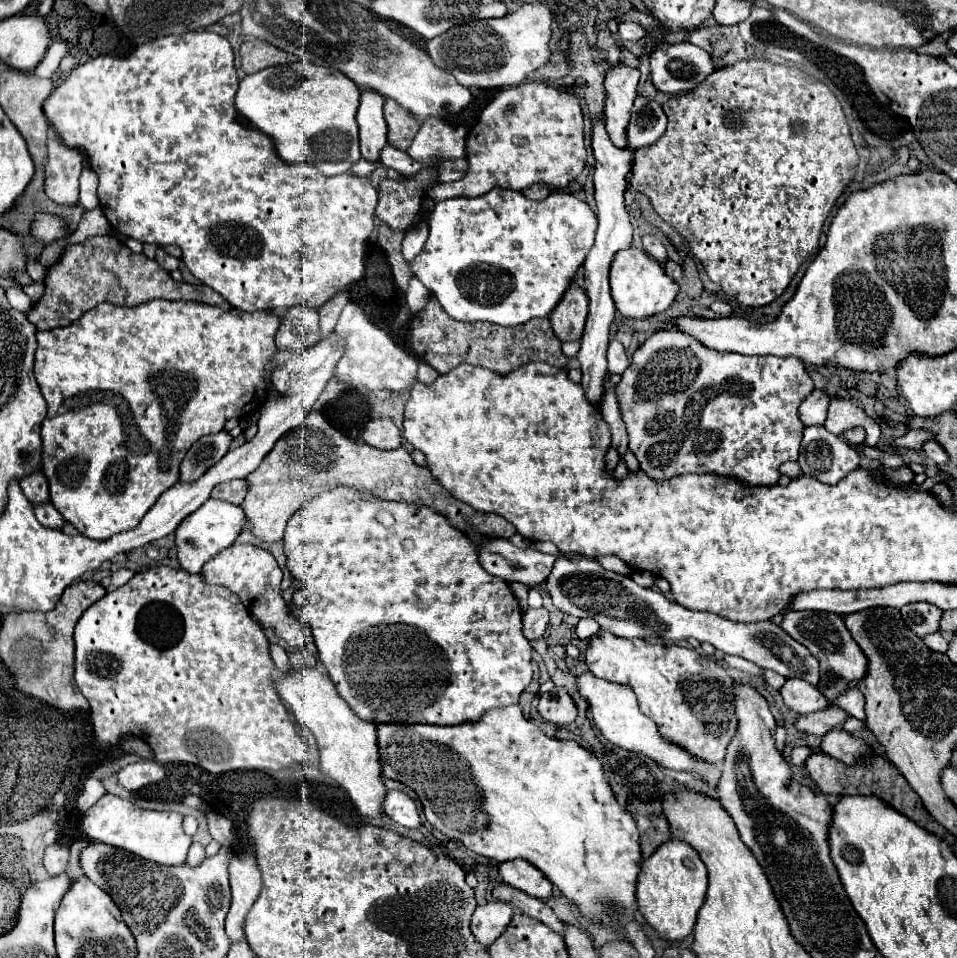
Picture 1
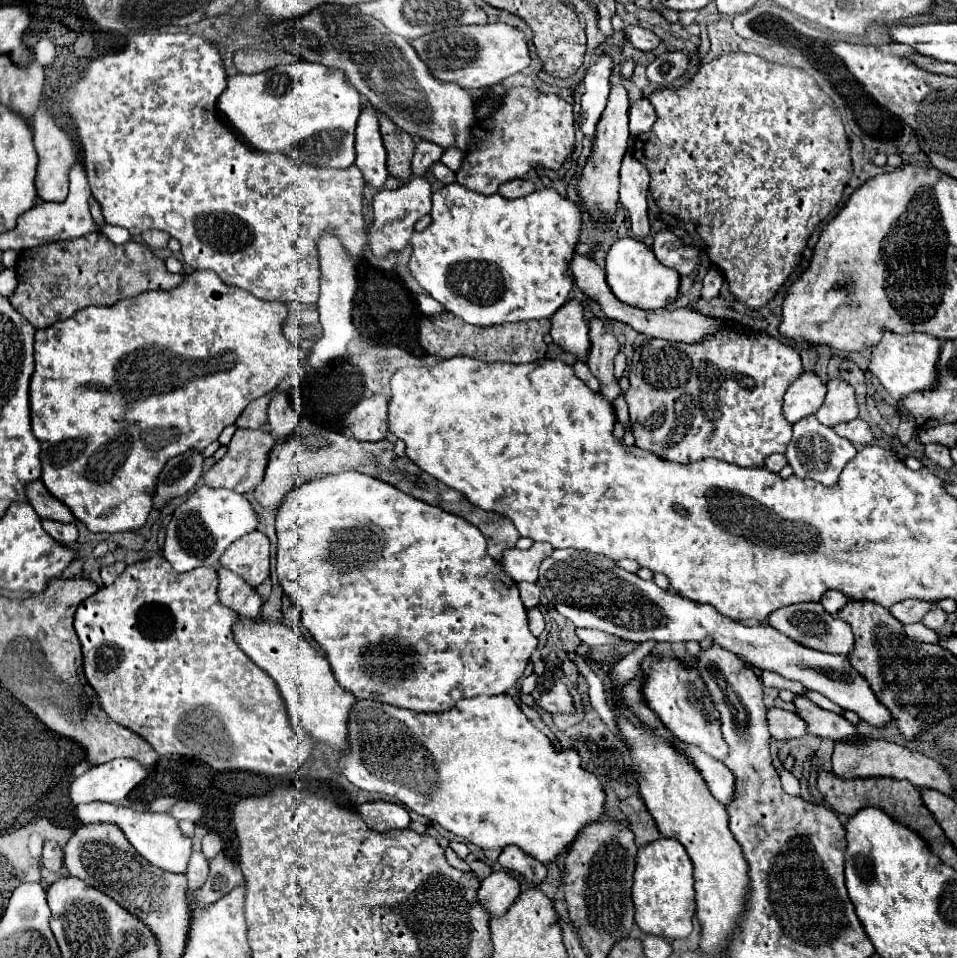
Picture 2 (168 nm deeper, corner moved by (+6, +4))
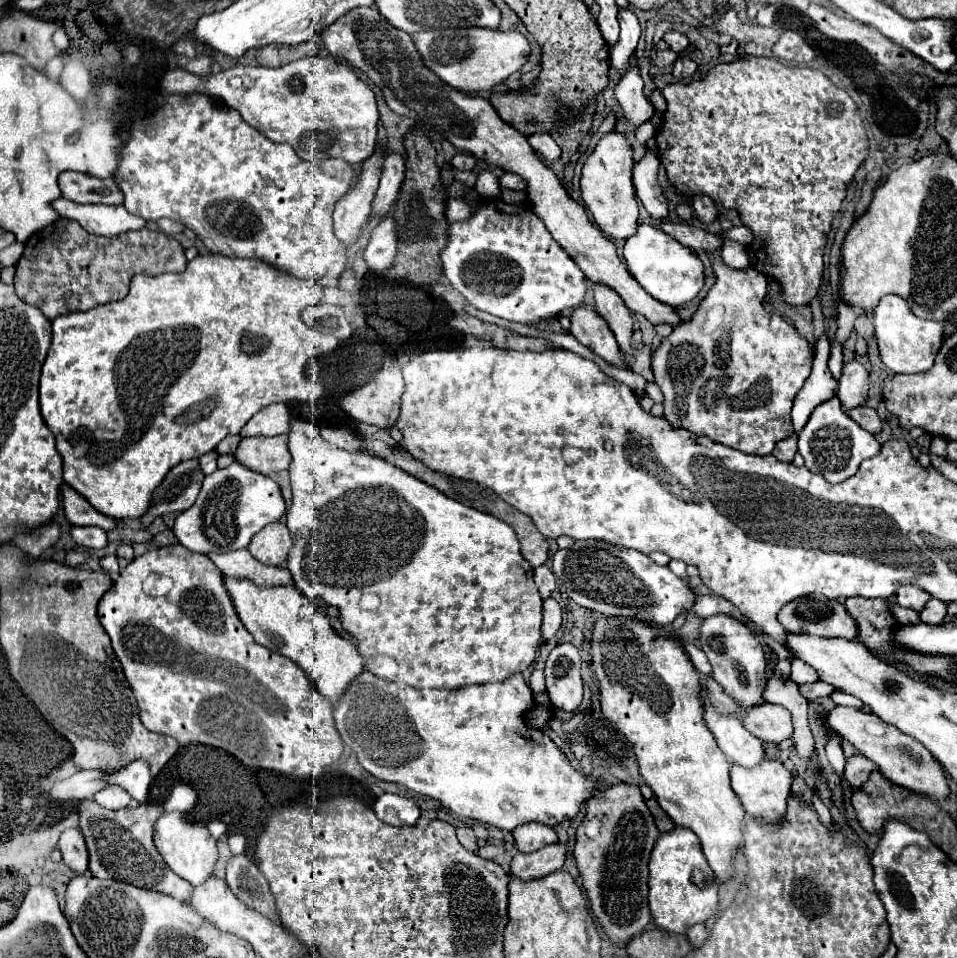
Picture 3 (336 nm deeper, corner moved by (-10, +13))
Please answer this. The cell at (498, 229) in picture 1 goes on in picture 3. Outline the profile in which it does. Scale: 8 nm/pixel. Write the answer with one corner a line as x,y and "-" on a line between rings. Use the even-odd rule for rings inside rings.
476,191
466,193
464,197
476,203
476,211
468,221
450,225
448,245
442,251
440,259
444,263
444,275
454,285
454,289
458,289
466,297
470,305
506,321
538,325
560,315
562,311
576,309
582,303
586,293
584,273
552,239
546,225
540,221
538,215
534,215
530,203
508,205
504,201
480,199

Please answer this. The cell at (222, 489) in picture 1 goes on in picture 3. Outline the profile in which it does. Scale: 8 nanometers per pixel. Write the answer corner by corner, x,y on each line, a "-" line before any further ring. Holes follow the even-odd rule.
246,437
240,441
236,459
252,467
262,475
270,475
274,471
284,471
290,465
290,451
288,451
288,437

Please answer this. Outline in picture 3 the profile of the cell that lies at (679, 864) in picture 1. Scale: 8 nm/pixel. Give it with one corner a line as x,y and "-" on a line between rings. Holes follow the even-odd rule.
684,827
662,833
650,855
648,879
650,913
656,927
670,933
686,933
696,923
706,923
718,909
718,879
702,853
698,837

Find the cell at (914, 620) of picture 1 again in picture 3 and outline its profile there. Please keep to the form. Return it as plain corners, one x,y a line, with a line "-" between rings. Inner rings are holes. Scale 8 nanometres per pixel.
902,585
900,591
896,591
896,601
902,605
902,607
910,607
910,609
916,609
920,611
926,601
930,599
930,595
914,585

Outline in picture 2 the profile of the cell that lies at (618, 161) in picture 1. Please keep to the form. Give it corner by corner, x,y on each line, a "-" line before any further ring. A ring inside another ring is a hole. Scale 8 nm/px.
608,56
598,58
598,62
586,72
584,86
586,92
582,96
582,110
580,110
580,132
592,142
596,134
596,124
606,108
608,92
610,92
610,74
612,74
612,60

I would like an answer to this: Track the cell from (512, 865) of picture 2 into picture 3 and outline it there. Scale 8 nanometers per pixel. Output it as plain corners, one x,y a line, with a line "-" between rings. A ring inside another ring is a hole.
538,823
520,825
512,833
514,833
514,839
516,839
516,847
522,853
532,853
532,851
538,851
538,849
558,841
556,831
552,827
544,827
542,823
540,825

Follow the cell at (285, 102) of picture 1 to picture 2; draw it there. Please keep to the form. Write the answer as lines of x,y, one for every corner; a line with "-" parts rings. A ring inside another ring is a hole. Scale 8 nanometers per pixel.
294,62
276,66
260,74
234,74
228,76
228,86
218,98
218,108
226,114
230,124
258,150
280,152
298,162
312,166
348,168
354,164
354,130
360,116
360,94
344,72
314,62

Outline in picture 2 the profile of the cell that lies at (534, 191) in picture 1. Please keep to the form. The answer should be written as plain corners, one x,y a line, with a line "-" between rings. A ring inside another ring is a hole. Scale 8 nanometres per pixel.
510,180
508,184
502,184
498,188
498,194
504,198
522,198
534,192
534,184
530,180

